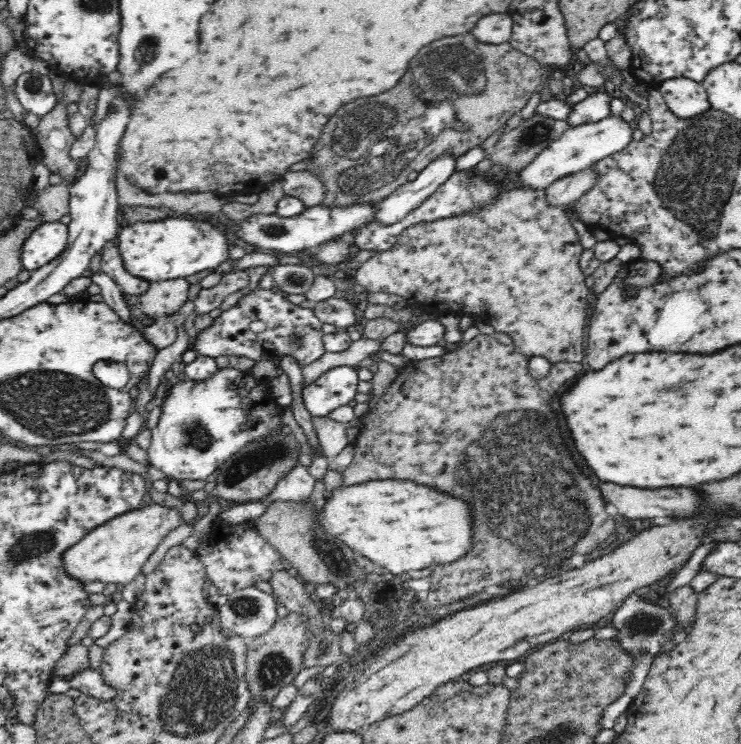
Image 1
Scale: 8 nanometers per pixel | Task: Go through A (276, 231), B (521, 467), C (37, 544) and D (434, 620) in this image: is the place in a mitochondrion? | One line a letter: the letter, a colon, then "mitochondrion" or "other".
A: mitochondrion
B: mitochondrion
C: mitochondrion
D: other

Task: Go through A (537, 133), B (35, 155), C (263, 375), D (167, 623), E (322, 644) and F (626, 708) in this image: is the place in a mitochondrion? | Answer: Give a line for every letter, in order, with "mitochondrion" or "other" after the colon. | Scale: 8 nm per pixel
A: mitochondrion
B: other
C: other
D: other
E: mitochondrion
F: other

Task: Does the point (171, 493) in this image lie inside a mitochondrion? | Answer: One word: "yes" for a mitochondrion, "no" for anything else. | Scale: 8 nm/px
no

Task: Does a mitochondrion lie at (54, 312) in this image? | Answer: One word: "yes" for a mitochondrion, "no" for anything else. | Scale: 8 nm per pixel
no

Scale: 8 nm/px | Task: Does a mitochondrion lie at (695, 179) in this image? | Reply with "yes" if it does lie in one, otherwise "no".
yes

